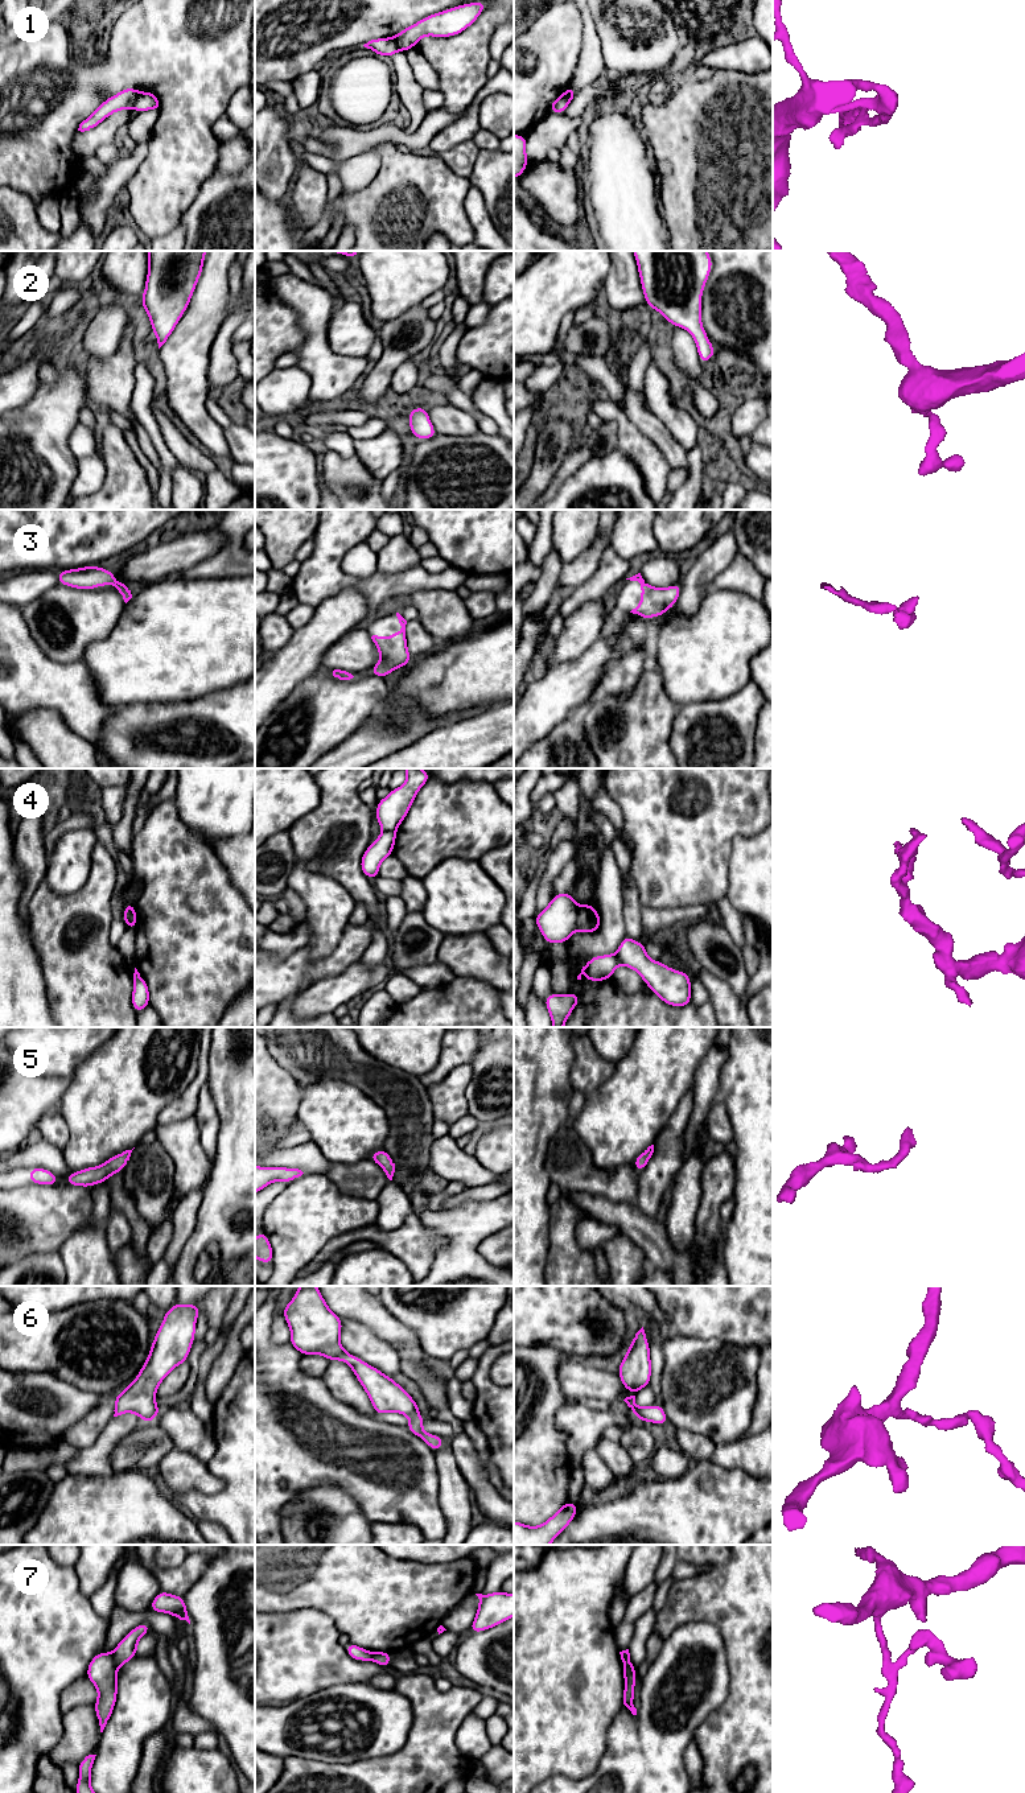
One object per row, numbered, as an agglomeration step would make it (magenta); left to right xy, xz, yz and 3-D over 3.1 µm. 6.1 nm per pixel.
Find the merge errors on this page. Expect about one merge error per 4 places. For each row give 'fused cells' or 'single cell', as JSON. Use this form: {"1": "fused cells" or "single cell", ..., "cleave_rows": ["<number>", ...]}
{"1": "fused cells", "2": "single cell", "3": "single cell", "4": "fused cells", "5": "single cell", "6": "single cell", "7": "fused cells", "cleave_rows": ["1", "4", "7"]}

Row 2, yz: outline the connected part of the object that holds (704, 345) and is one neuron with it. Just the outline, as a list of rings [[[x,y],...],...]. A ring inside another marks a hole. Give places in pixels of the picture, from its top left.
[[[633,251],[646,304],[672,326],[691,333],[701,363],[711,360],[716,349],[701,325],[701,296],[711,275],[712,257],[707,251]]]

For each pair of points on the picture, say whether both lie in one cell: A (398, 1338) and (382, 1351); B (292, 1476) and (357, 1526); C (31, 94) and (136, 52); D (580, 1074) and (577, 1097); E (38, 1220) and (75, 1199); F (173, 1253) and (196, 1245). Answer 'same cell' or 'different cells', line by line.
A: different cells
B: different cells
C: same cell
D: different cells
E: same cell
F: different cells

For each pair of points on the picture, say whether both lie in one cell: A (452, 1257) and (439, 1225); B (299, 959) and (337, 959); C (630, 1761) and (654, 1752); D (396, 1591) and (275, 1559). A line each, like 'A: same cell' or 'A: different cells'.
A: same cell
B: same cell
C: different cells
D: same cell

